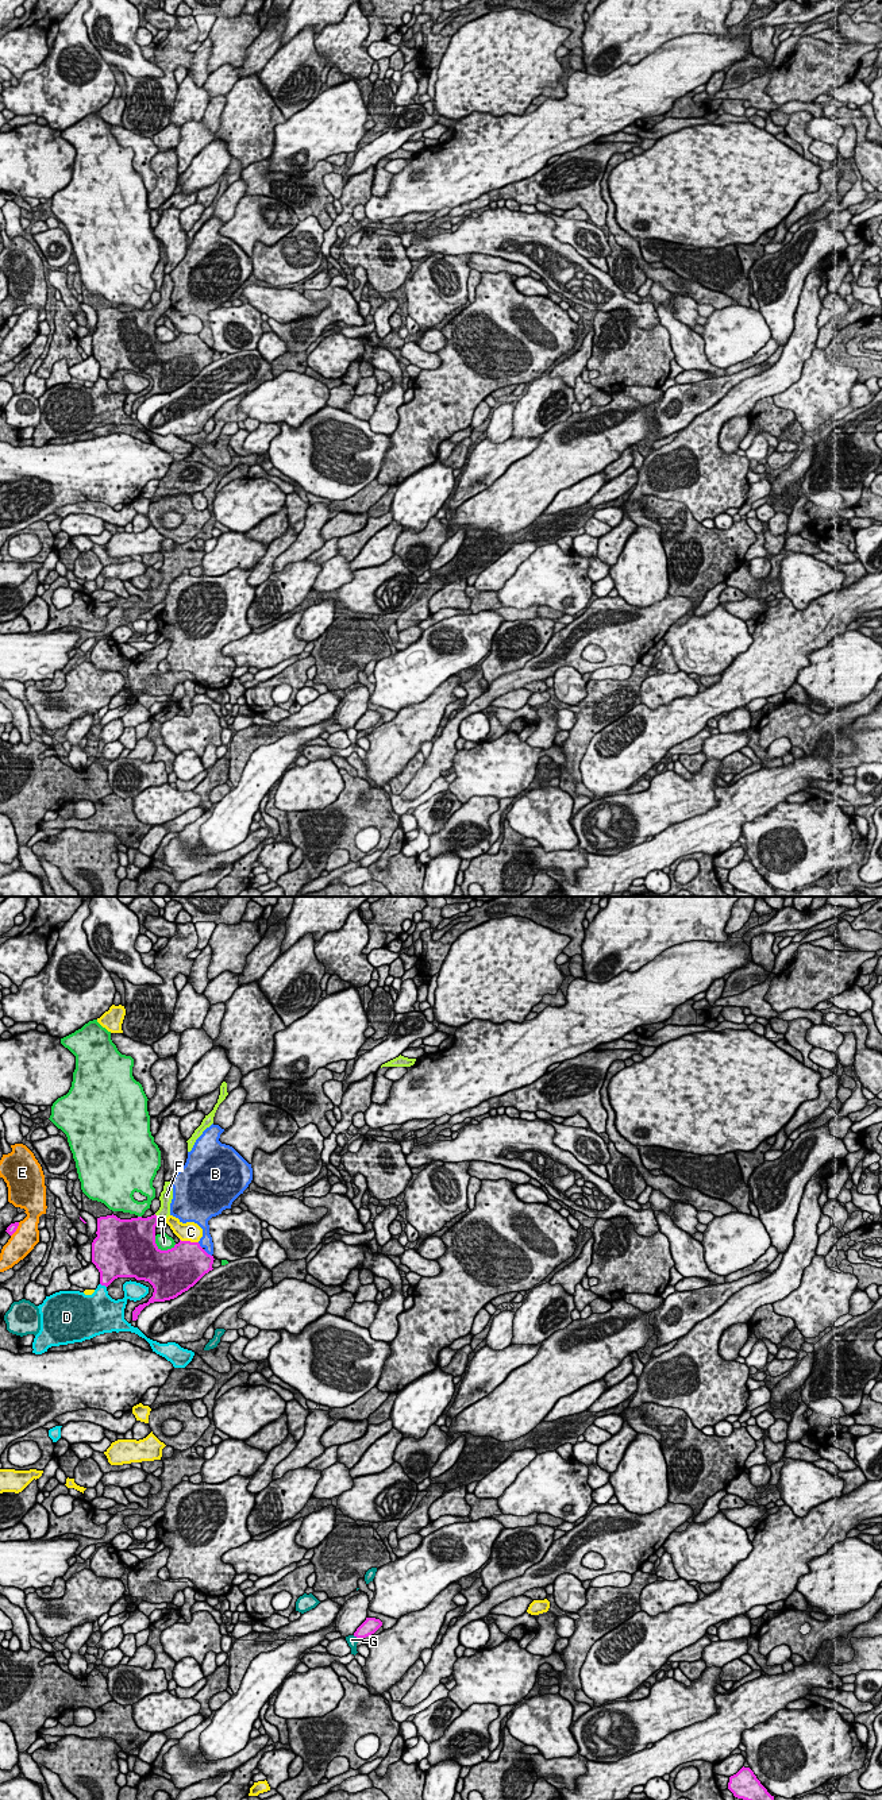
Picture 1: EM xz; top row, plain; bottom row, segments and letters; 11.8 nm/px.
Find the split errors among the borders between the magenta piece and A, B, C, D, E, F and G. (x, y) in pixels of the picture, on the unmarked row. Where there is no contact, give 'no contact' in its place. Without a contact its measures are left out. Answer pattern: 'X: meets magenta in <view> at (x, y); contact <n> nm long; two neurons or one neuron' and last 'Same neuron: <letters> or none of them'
A: meets magenta in xz at (162, 343); contact 280 nm long; two neurons
B: meets magenta in xz at (203, 342); contact 240 nm long; two neurons
C: meets magenta in xz at (189, 334); contact 220 nm long; two neurons
D: meets magenta in xz at (103, 377); contact 100 nm long; two neurons
E: meets magenta in xz at (16, 320); contact 200 nm long; two neurons
F: meets magenta in xz at (156, 308); contact 100 nm long; one neuron
G: meets magenta in xz at (355, 728); contact 90 nm long; two neurons
Same neuron: F

